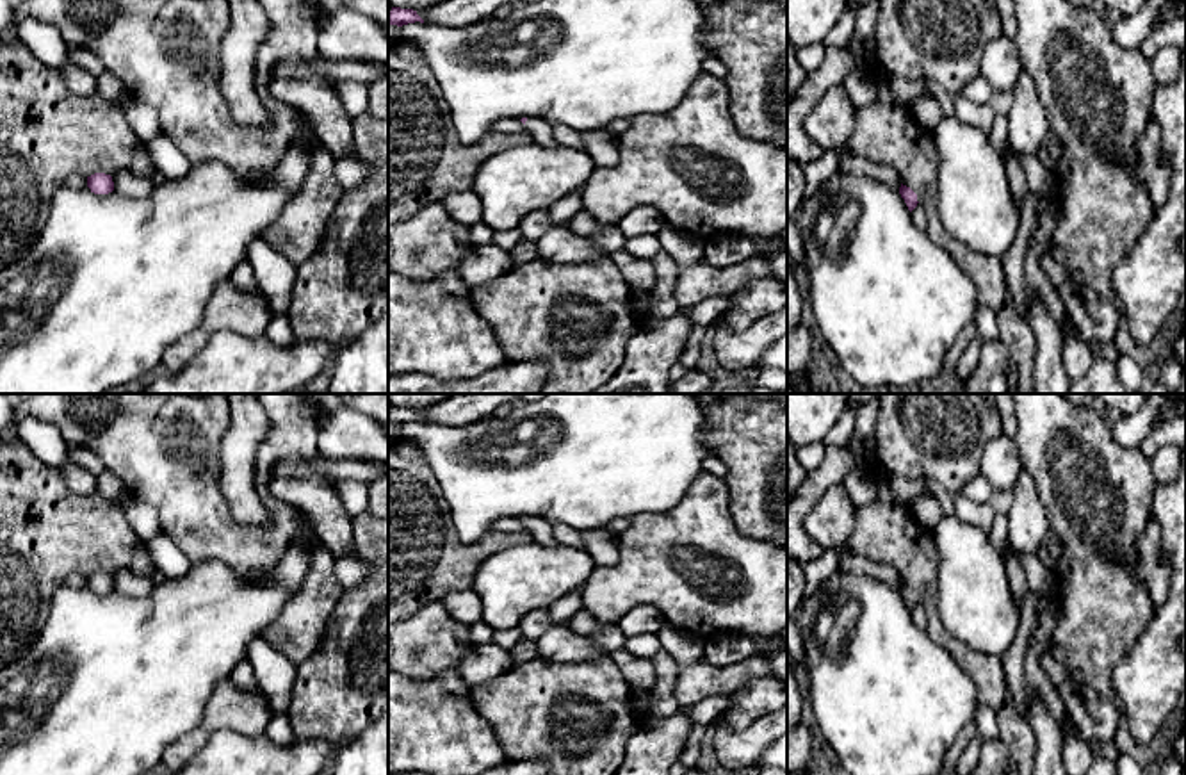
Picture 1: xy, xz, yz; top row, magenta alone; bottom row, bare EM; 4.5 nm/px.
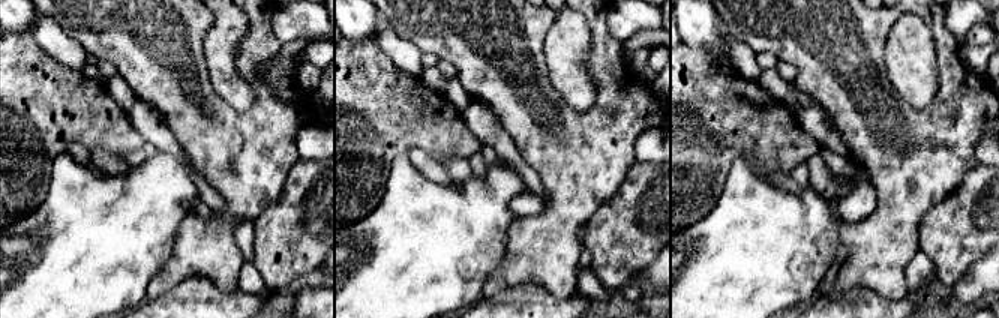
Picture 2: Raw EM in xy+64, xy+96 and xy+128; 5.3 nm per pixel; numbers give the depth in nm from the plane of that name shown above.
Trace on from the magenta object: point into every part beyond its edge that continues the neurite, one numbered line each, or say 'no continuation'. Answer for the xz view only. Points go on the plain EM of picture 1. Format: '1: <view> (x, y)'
1: xz (542, 531)

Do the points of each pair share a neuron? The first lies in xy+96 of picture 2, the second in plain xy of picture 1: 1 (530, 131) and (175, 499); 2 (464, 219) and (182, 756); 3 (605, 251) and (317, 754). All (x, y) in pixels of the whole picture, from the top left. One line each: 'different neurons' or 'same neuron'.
1: same neuron
2: different neurons
3: different neurons

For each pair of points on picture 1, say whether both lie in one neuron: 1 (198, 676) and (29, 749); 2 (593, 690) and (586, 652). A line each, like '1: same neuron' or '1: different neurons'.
1: same neuron
2: different neurons

